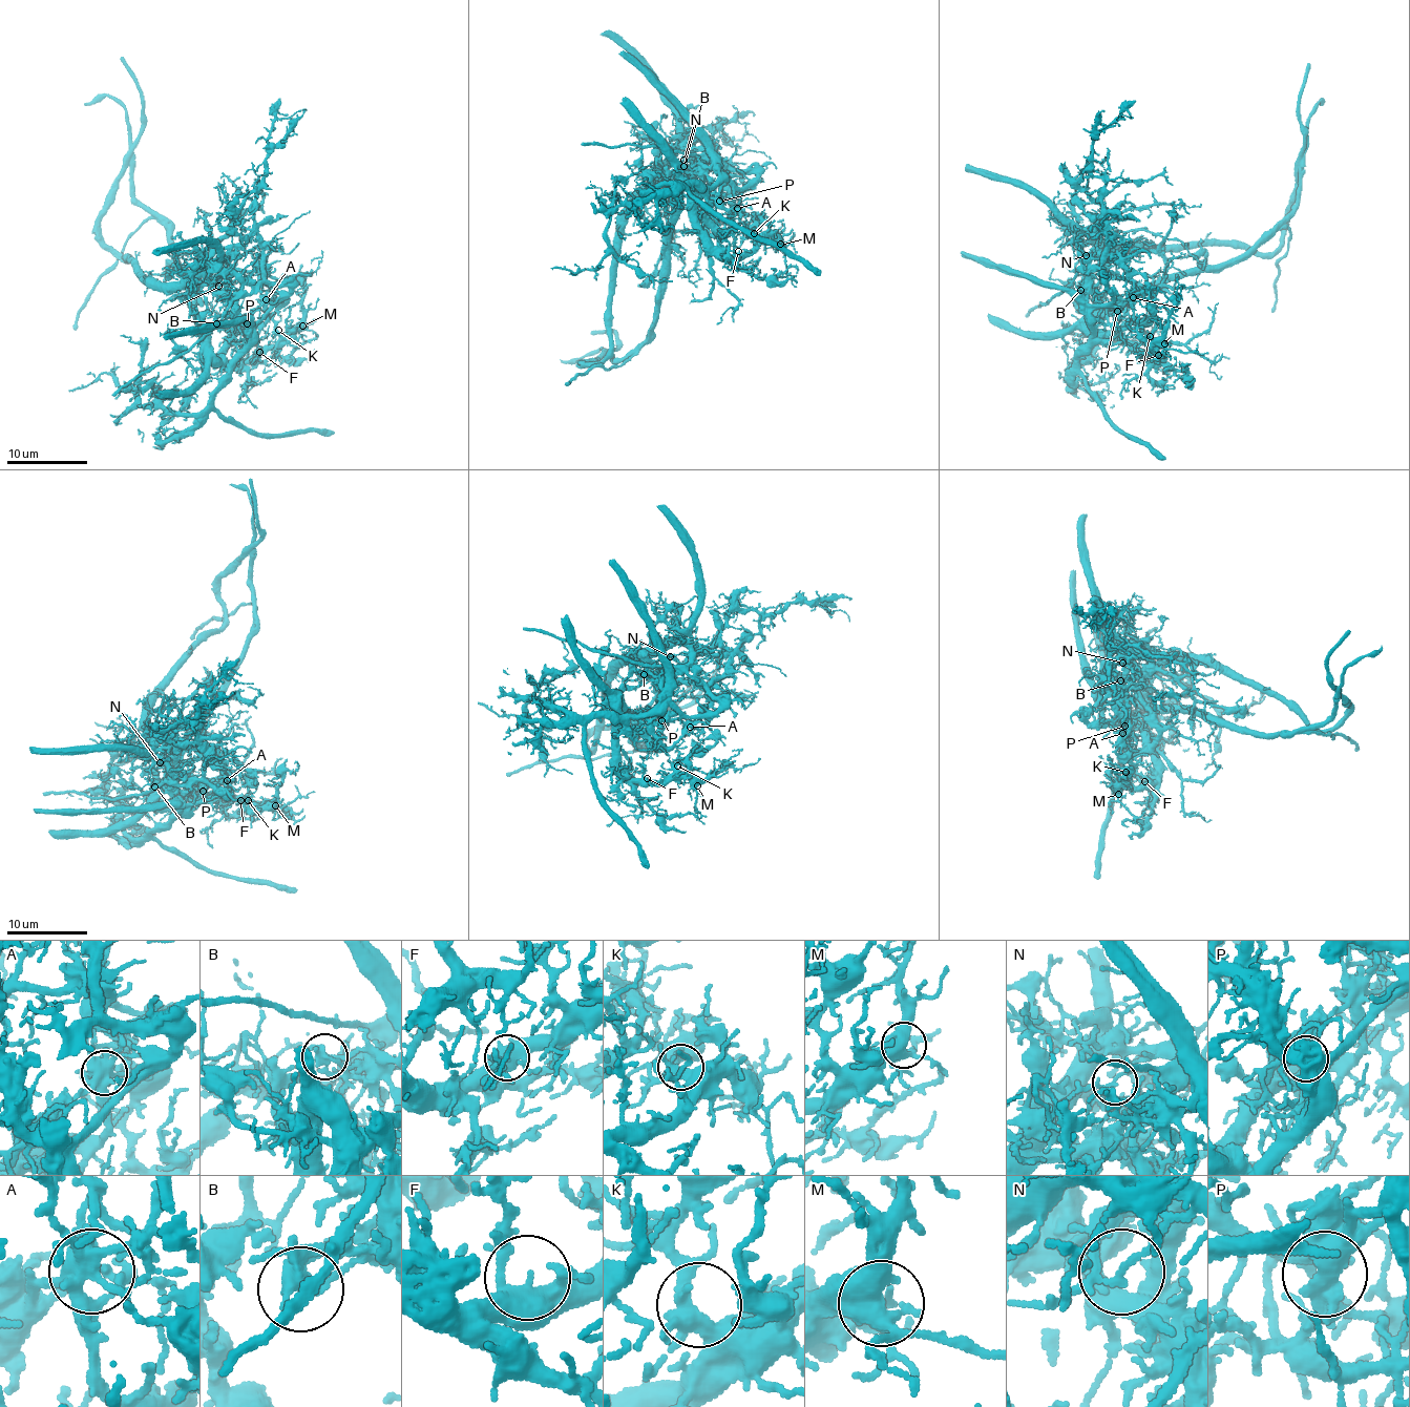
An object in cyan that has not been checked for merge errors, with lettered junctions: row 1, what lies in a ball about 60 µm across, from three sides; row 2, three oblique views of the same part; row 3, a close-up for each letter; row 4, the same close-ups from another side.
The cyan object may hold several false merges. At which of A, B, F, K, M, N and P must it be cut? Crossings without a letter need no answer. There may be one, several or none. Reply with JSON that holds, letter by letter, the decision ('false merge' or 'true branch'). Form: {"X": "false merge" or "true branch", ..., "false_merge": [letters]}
{"A": "false merge", "B": "false merge", "F": "true branch", "K": "true branch", "M": "true branch", "N": "false merge", "P": "false merge", "false_merge": ["A", "B", "N", "P"]}

